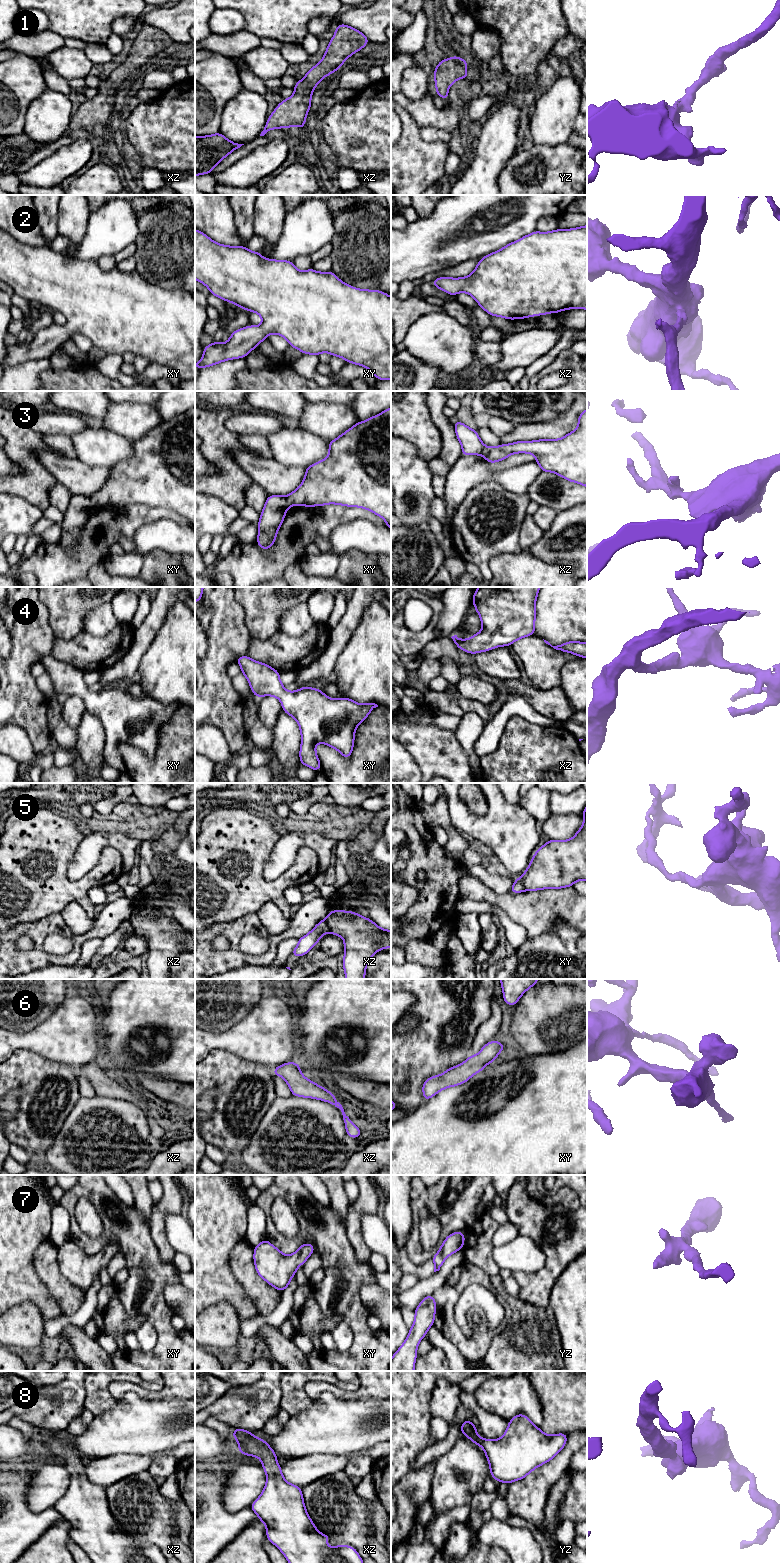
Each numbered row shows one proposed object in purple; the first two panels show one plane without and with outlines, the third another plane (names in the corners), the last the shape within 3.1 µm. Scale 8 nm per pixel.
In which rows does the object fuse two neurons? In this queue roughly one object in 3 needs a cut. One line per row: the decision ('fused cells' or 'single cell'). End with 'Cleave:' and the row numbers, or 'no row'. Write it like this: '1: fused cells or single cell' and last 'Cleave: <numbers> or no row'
1: single cell
2: single cell
3: fused cells
4: single cell
5: fused cells
6: single cell
7: single cell
8: single cell
Cleave: 3, 5

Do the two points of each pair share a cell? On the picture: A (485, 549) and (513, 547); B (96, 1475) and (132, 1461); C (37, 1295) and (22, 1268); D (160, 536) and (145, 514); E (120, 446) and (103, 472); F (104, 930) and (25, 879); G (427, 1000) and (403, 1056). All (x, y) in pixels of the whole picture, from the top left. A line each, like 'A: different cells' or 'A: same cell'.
A: same cell
B: same cell
C: same cell
D: different cells
E: different cells
F: different cells
G: same cell

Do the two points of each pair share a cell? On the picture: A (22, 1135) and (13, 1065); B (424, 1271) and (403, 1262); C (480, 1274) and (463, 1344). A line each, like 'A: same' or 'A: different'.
A: same
B: same
C: same

